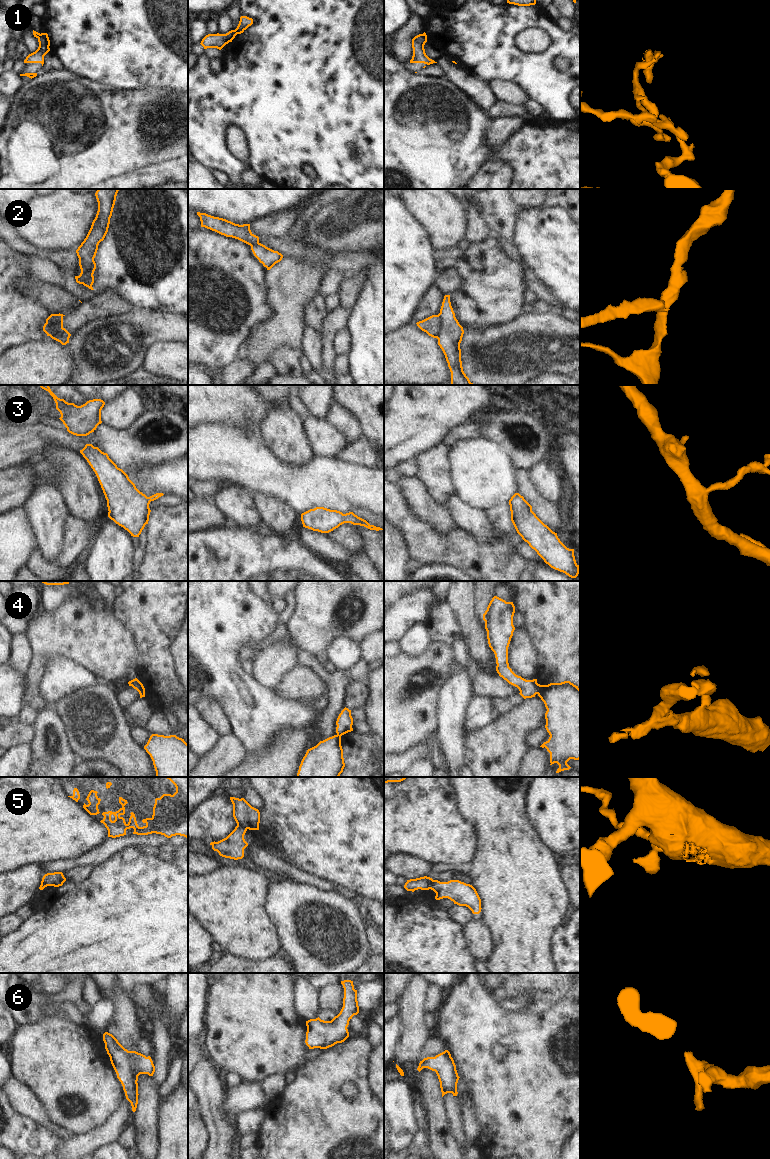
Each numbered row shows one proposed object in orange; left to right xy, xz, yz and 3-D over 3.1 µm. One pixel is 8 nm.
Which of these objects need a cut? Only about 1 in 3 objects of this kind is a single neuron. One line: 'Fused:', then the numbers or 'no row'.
Fused: 1, 2, 4, 5

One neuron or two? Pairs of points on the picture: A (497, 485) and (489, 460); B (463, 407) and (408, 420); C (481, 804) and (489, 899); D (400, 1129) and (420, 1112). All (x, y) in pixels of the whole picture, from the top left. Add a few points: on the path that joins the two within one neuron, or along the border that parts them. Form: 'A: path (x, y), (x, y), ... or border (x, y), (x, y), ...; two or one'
A: path (491, 479), (489, 477), (489, 466); one
B: path (449, 407), (429, 407), (422, 413); one
C: path (489, 828), (489, 875); one
D: border (413, 1097), (413, 1112), (418, 1126); two

